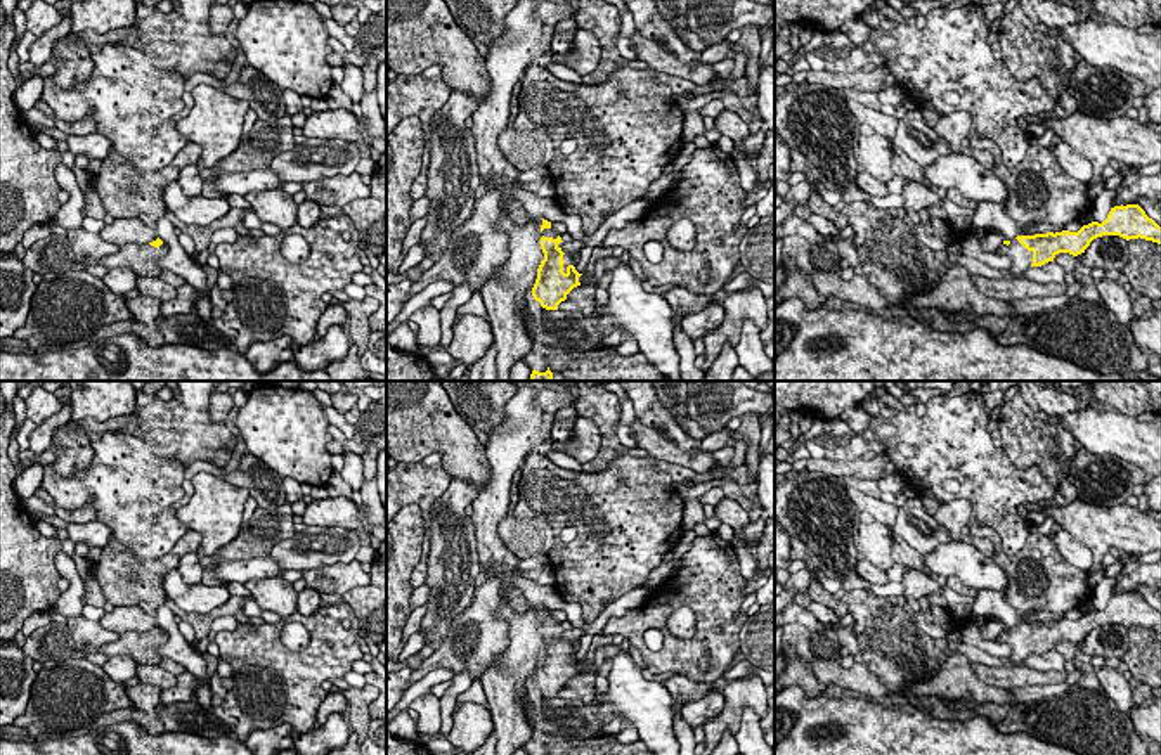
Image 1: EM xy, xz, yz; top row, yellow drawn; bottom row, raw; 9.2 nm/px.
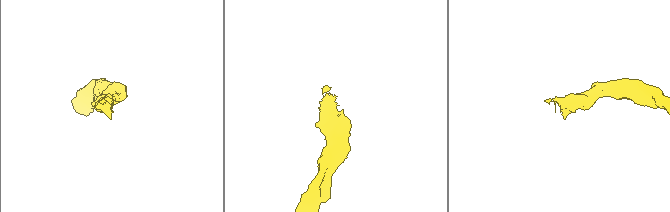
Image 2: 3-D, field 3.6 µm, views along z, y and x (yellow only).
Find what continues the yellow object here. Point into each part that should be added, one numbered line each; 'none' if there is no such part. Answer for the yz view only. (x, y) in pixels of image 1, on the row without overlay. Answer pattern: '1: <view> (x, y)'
1: yz (1021, 646)

